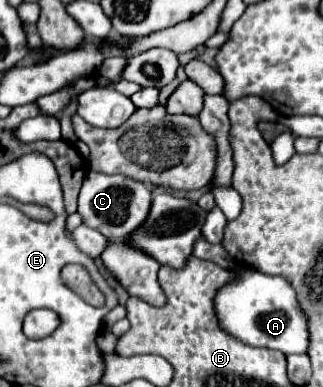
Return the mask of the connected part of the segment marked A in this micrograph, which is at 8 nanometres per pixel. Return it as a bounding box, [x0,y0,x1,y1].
[214,267,307,355]

